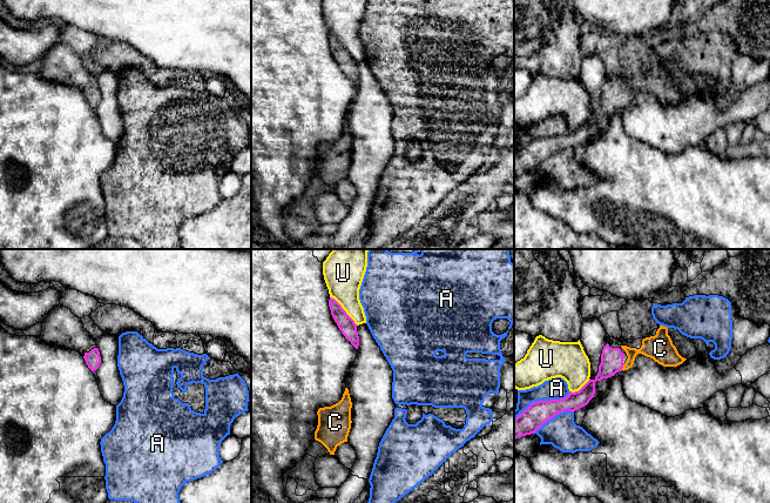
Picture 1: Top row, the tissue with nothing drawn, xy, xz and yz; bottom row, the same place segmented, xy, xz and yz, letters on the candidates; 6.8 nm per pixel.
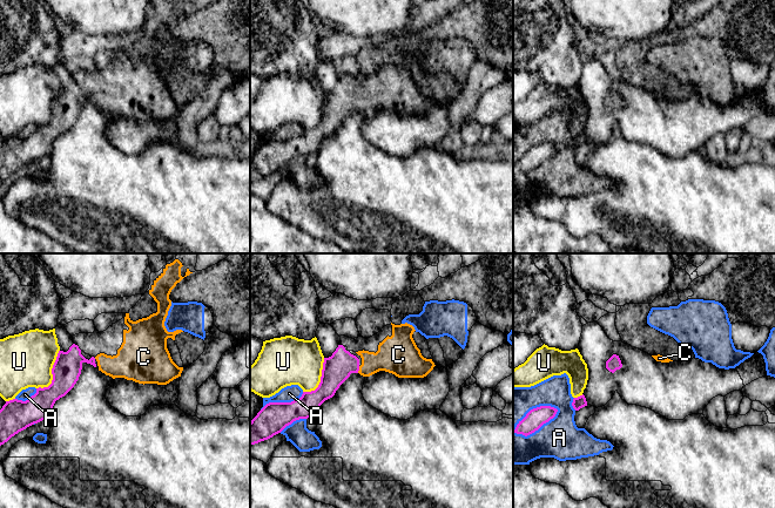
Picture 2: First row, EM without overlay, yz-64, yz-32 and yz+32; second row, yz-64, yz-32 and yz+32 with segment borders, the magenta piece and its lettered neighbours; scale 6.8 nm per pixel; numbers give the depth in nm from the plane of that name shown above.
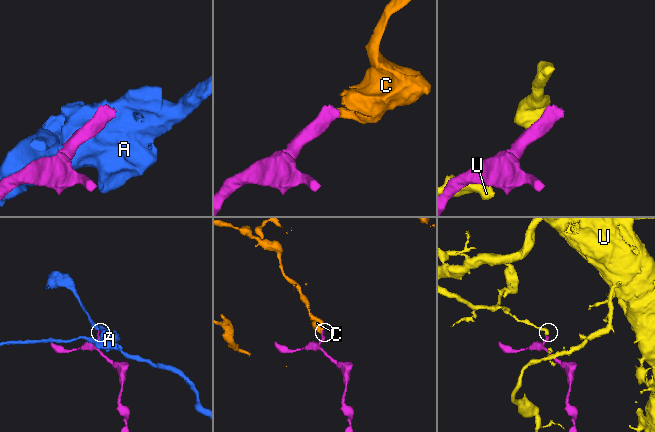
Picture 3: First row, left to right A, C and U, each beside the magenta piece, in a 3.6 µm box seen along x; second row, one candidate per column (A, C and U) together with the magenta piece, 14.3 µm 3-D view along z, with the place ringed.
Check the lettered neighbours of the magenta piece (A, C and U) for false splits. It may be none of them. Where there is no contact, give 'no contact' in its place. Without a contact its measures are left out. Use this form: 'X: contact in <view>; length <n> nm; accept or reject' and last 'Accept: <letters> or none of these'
A: contact in yz; length 440 nm; reject
C: contact in yz; length 40 nm; accept
U: contact in xz; length 280 nm; reject
Accept: C

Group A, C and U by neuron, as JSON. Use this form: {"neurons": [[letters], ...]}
{"neurons": [["A"], ["C"], ["U"]]}

